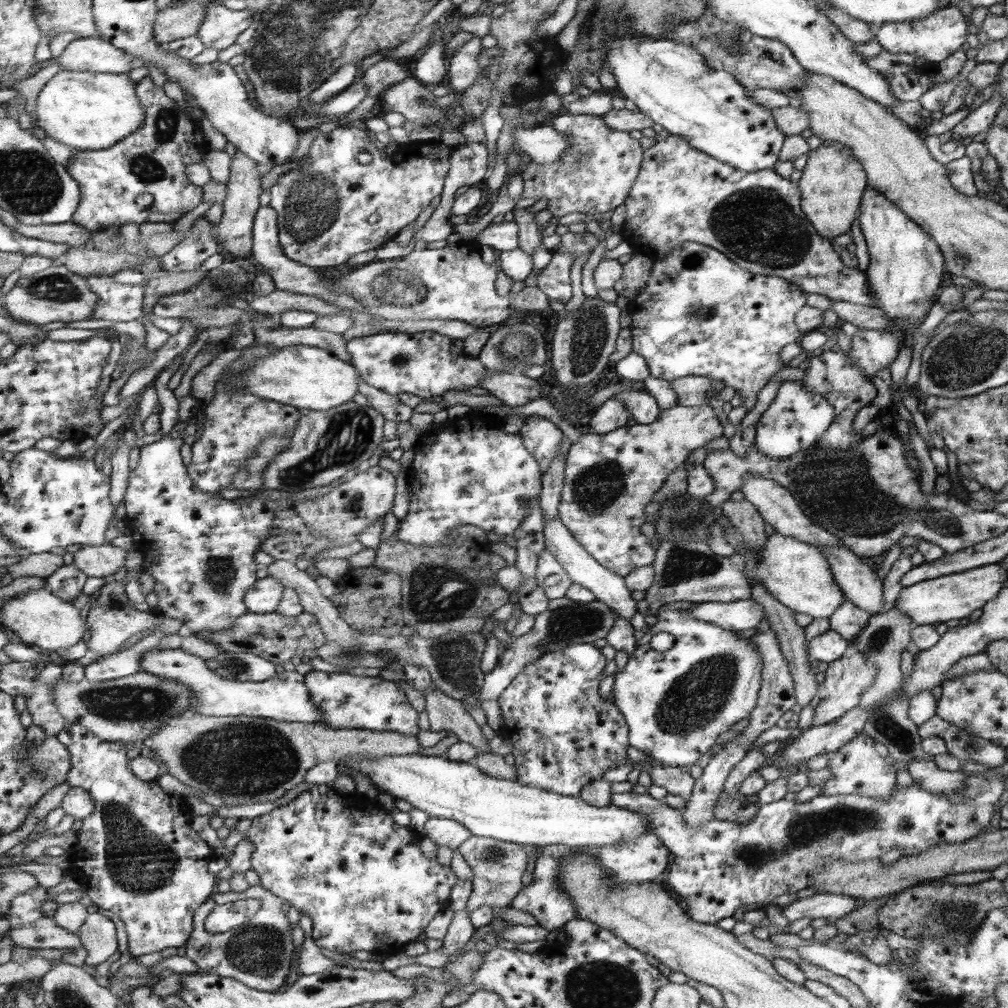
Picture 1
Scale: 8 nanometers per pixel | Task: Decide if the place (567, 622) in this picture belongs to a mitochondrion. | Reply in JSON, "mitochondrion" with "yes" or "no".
{"mitochondrion":"yes"}

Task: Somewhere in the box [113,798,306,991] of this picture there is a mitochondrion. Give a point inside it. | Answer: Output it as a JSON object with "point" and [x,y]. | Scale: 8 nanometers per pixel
{"point":[259,950]}

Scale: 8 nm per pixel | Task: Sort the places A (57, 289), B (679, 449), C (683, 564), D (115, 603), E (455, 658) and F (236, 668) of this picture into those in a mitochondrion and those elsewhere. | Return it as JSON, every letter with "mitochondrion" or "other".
{"A":"mitochondrion","B":"other","C":"mitochondrion","D":"other","E":"mitochondrion","F":"mitochondrion"}

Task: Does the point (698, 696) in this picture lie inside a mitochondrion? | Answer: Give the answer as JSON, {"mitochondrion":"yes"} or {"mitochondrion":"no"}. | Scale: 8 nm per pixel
{"mitochondrion":"yes"}

